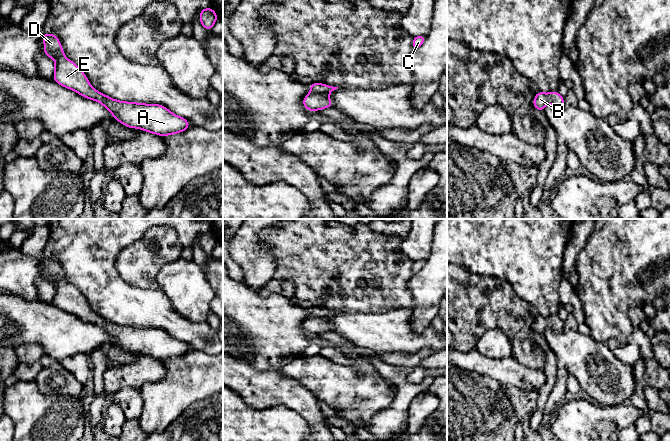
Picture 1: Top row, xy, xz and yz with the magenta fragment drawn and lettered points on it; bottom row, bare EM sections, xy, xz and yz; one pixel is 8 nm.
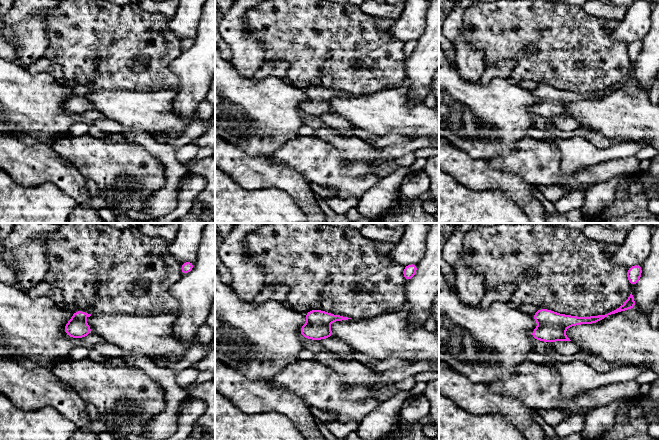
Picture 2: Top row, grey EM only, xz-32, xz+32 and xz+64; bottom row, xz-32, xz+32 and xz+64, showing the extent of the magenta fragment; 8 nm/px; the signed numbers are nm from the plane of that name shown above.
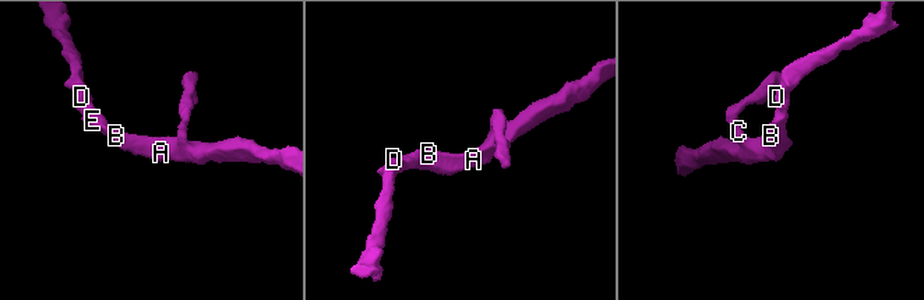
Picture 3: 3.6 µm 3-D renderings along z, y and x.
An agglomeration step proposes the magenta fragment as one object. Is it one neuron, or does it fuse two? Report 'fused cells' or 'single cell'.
single cell

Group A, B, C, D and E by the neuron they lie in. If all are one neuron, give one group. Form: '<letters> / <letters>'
A B C D E

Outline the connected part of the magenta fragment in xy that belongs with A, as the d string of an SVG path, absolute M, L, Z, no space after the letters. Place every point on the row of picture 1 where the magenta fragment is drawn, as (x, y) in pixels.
M43 33L42 40L45 44L45 55L50 60L52 57L55 57L57 59L56 62L53 62L55 64L55 73L53 80L56 83L79 93L85 98L100 102L106 109L108 109L112 113L113 117L118 122L124 124L126 127L140 128L143 131L154 133L163 137L166 135L172 135L185 131L190 127L190 123L186 119L173 114L162 105L123 102L101 94L99 91L91 87L86 75L81 71L81 69L73 61L70 61L65 57L65 55L63 54L62 45L56 35Z

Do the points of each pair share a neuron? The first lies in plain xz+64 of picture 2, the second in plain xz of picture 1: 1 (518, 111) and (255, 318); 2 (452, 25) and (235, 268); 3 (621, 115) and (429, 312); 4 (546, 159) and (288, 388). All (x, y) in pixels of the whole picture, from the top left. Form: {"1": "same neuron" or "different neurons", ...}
{"1": "same neuron", "2": "different neurons", "3": "different neurons", "4": "different neurons"}

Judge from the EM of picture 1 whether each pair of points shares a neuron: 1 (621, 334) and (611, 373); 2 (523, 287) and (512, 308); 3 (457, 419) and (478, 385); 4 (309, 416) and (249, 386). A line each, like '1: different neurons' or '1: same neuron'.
1: different neurons
2: different neurons
3: same neuron
4: same neuron

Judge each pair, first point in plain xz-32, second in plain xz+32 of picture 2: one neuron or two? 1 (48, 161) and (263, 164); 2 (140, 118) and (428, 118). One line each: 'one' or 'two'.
1: one
2: one

